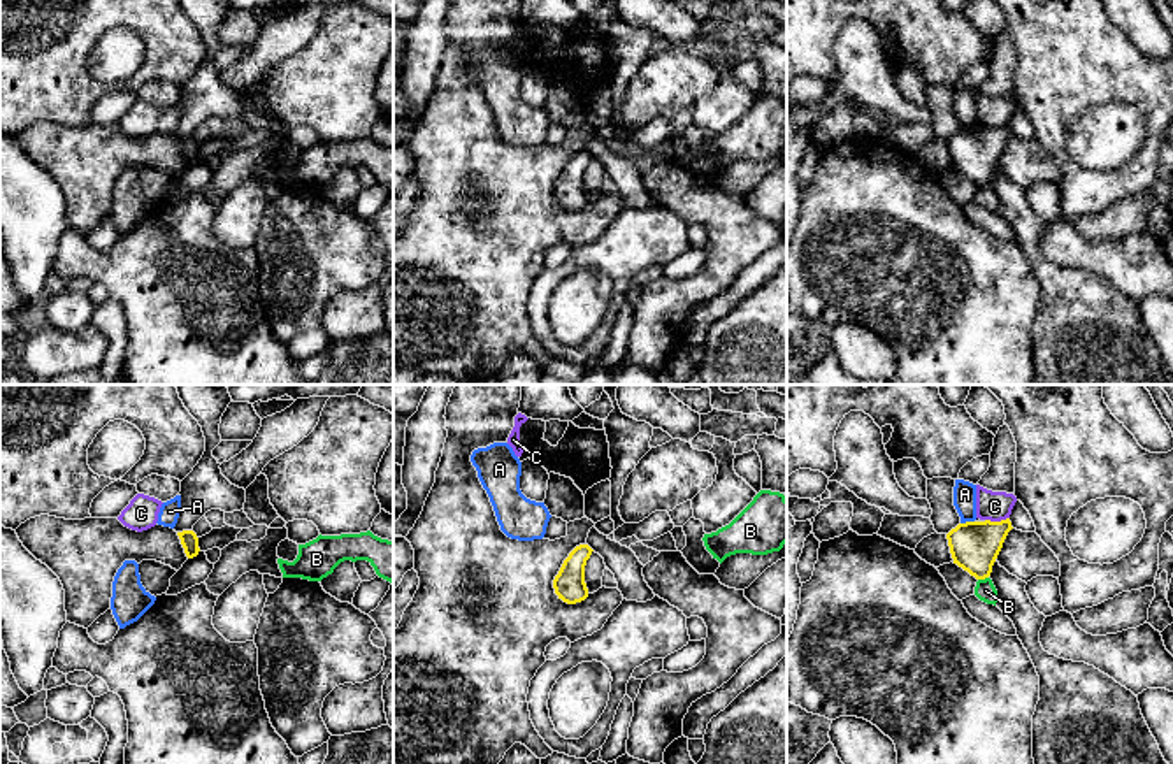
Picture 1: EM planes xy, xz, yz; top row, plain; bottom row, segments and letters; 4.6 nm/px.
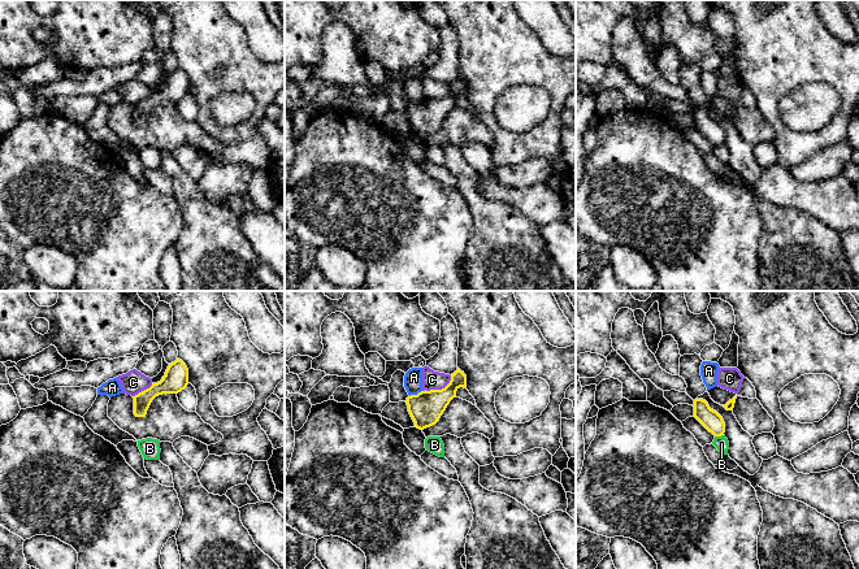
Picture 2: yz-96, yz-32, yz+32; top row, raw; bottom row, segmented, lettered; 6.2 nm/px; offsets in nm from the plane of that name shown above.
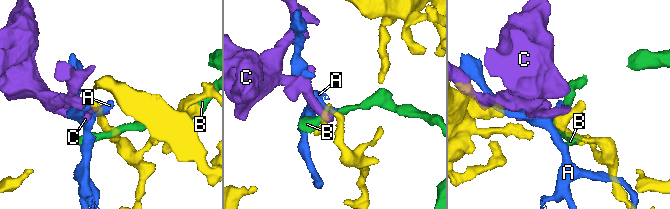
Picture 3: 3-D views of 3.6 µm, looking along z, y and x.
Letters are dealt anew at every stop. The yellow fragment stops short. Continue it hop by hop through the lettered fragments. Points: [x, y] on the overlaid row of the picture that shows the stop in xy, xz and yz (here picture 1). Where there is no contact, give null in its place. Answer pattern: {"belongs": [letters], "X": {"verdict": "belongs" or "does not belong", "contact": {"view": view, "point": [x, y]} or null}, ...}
{"belongs": [], "A": {"verdict": "does not belong", "contact": {"view": "yz", "point": [966, 522]}}, "B": {"verdict": "does not belong", "contact": {"view": "yz", "point": [982, 578]}}, "C": {"verdict": "does not belong", "contact": {"view": "yz", "point": [996, 522]}}}

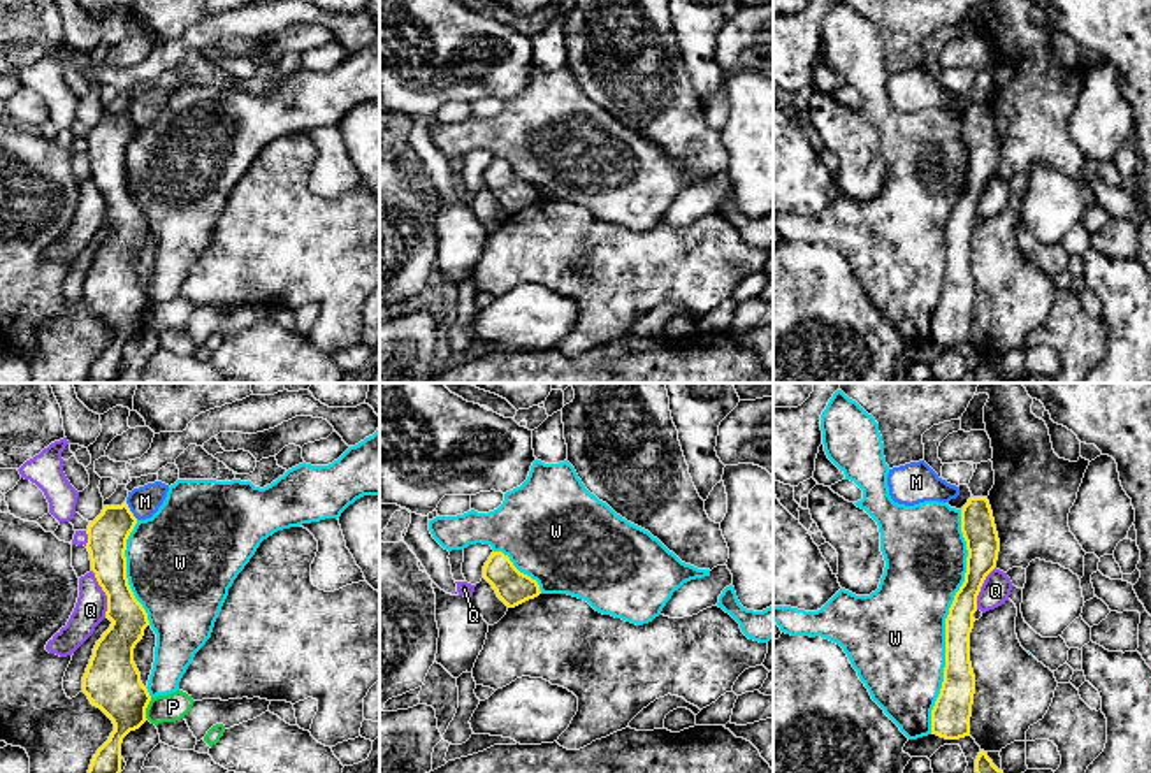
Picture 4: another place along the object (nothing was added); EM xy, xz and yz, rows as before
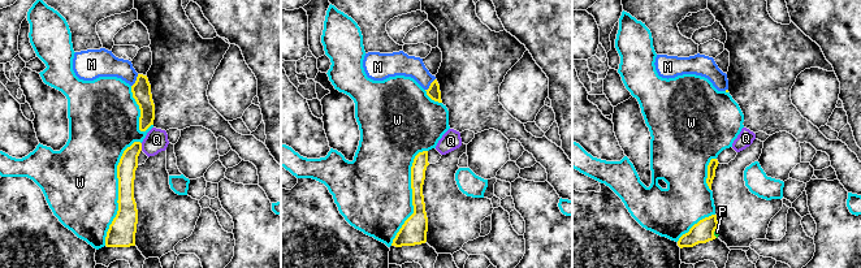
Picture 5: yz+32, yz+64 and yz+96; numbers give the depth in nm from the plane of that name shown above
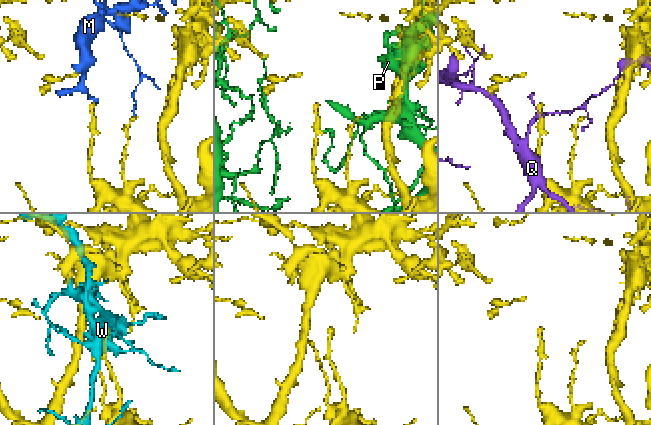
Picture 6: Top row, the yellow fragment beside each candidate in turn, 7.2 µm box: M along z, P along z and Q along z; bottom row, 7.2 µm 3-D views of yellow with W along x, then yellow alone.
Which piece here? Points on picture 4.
{"belongs": [], "M": {"verdict": "does not belong", "contact": {"view": "xy", "point": [130, 512]}}, "P": {"verdict": "does not belong", "contact": {"view": "xy", "point": [146, 707]}}, "Q": {"verdict": "does not belong", "contact": {"view": "xy", "point": [106, 594]}}, "W": {"verdict": "does not belong", "contact": {"view": "yz", "point": [946, 622]}}}

